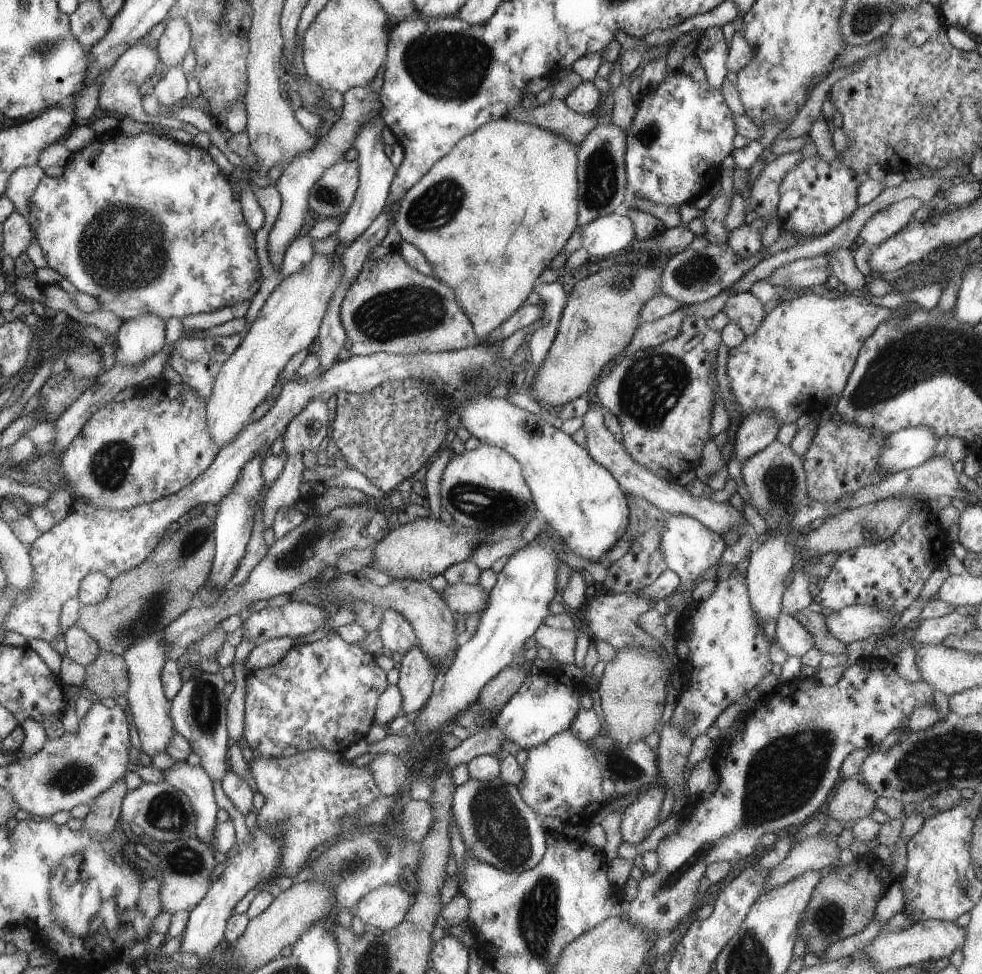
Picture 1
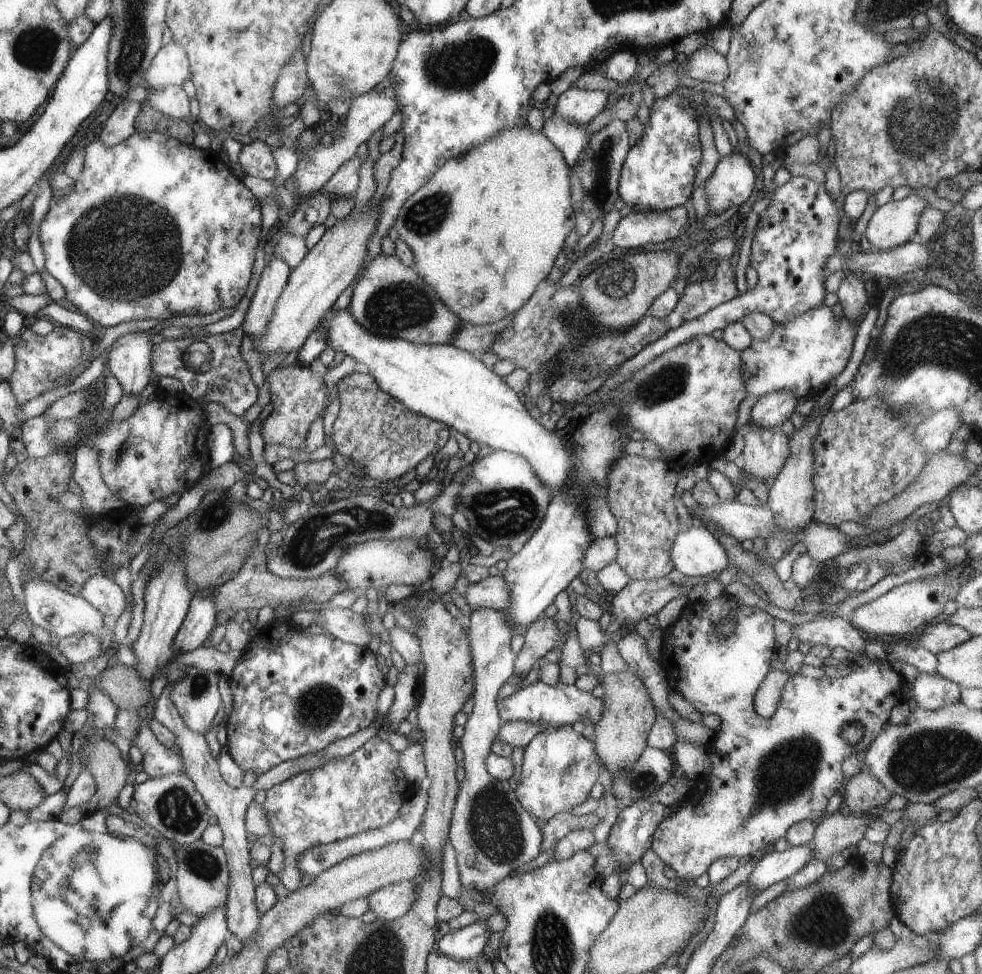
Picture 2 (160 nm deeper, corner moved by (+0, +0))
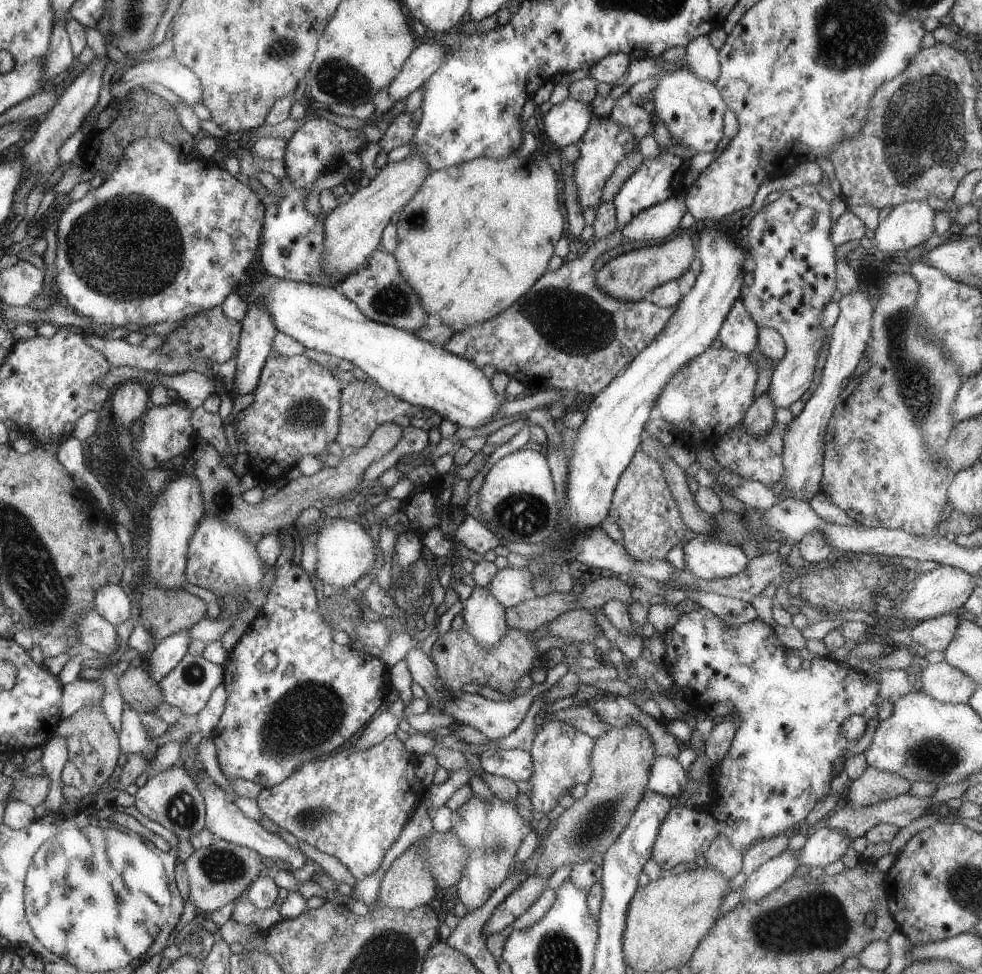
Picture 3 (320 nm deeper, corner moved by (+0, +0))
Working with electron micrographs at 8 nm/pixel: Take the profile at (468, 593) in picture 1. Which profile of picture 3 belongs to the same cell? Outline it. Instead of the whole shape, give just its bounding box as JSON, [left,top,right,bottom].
[488,566,532,608]

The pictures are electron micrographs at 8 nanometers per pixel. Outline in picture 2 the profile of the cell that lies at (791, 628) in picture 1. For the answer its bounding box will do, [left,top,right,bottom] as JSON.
[791,617,866,654]

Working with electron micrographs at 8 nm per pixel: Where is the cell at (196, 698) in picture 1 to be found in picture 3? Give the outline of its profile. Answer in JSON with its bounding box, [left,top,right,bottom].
[158,653,223,721]

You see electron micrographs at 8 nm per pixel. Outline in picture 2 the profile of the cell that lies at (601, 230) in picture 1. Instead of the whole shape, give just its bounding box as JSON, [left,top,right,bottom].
[612,205,689,250]

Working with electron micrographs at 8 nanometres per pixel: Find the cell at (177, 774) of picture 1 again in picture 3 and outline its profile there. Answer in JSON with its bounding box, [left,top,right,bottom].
[121,702,158,762]

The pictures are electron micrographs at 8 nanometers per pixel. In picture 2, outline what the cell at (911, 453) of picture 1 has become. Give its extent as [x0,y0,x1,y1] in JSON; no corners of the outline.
[915,408,963,455]

